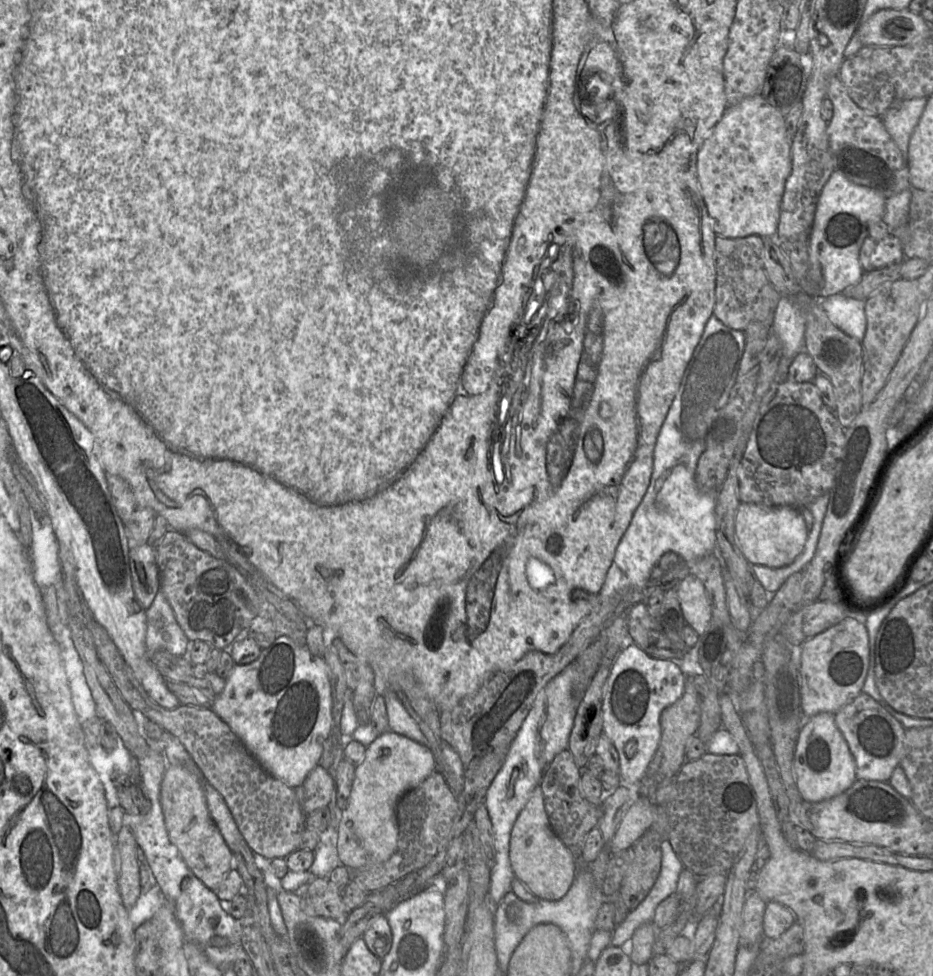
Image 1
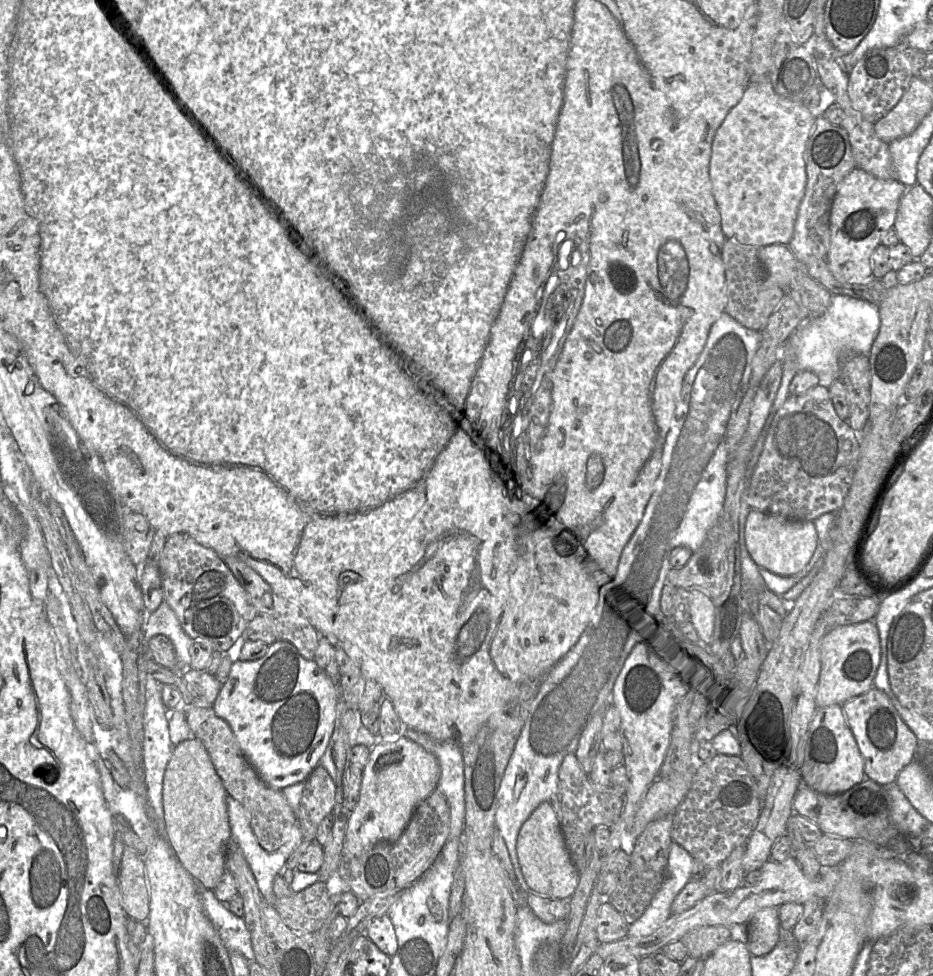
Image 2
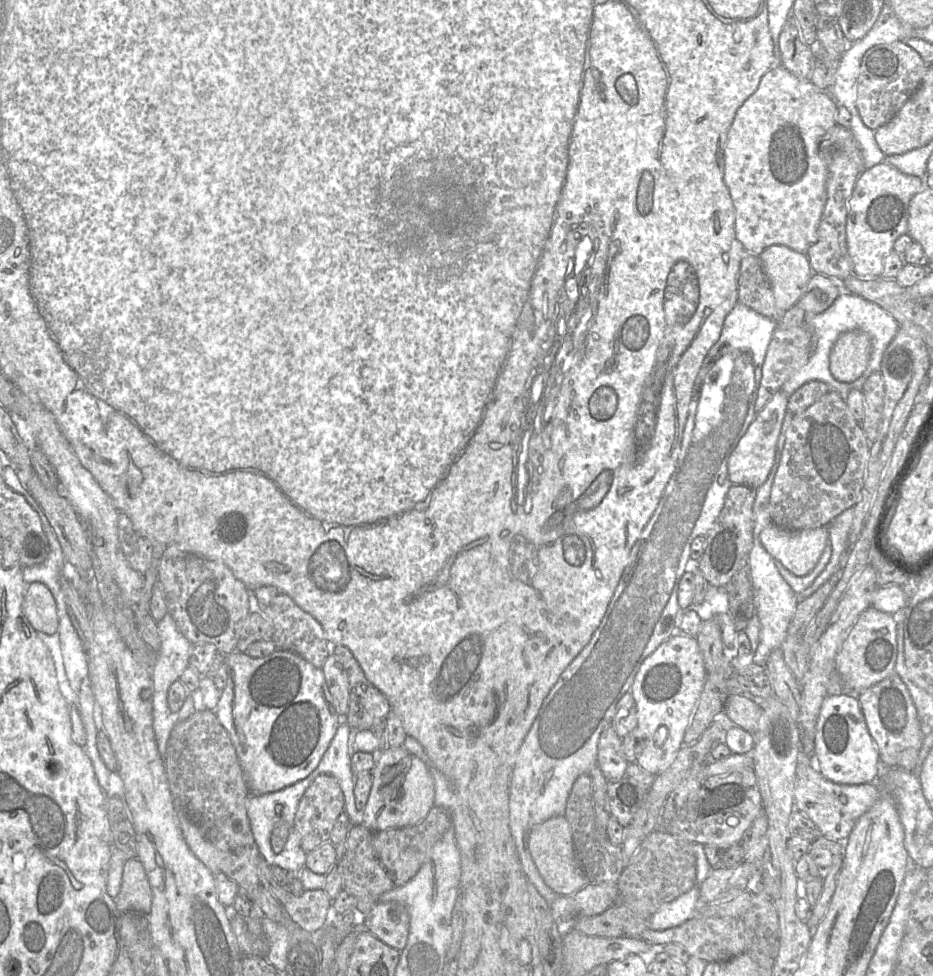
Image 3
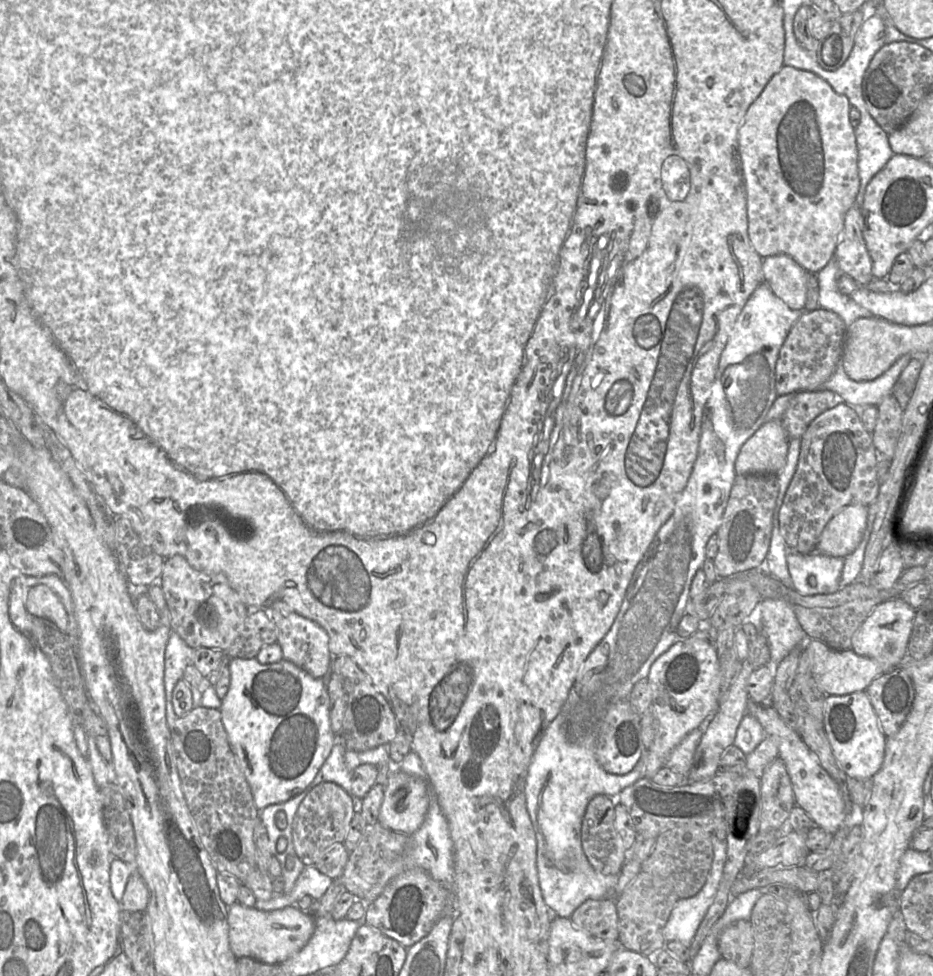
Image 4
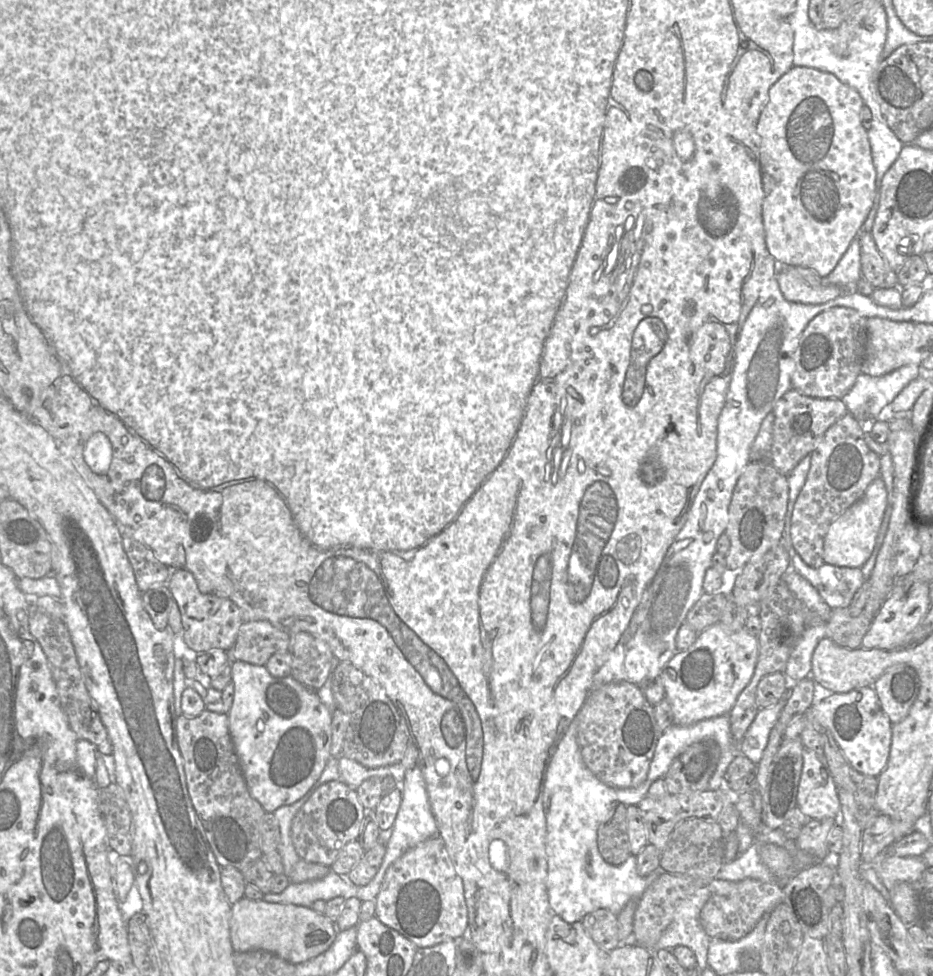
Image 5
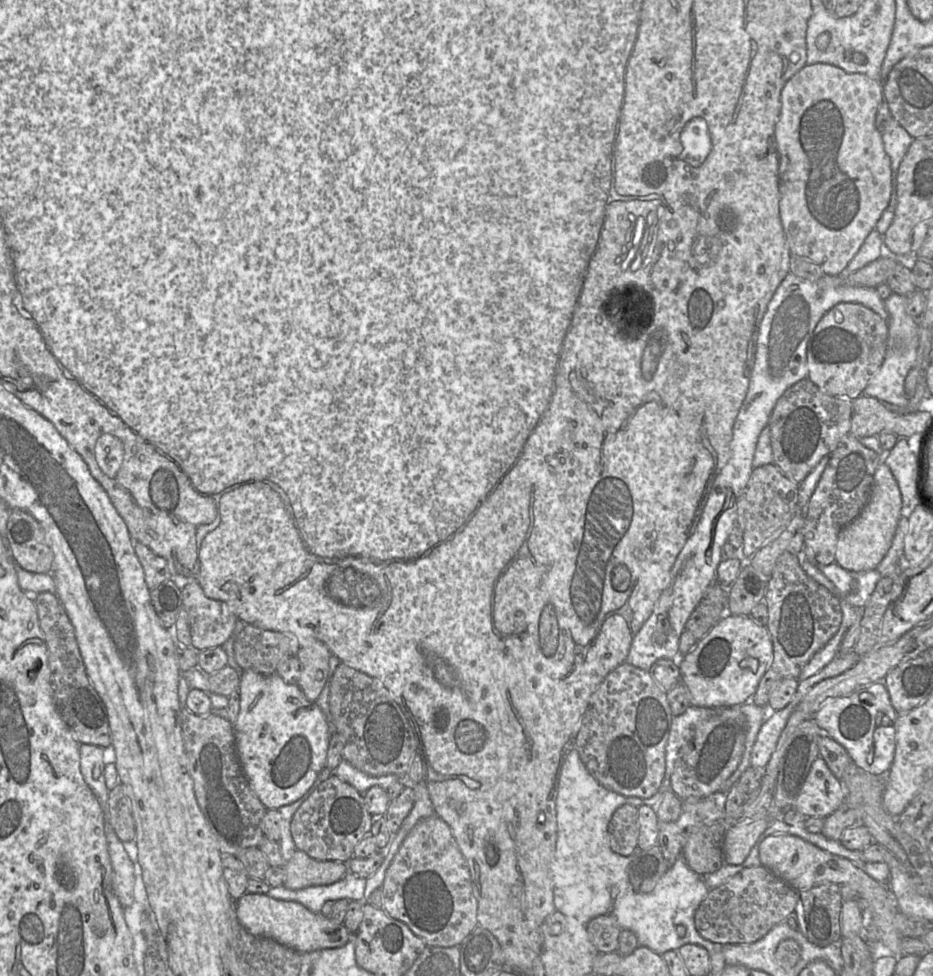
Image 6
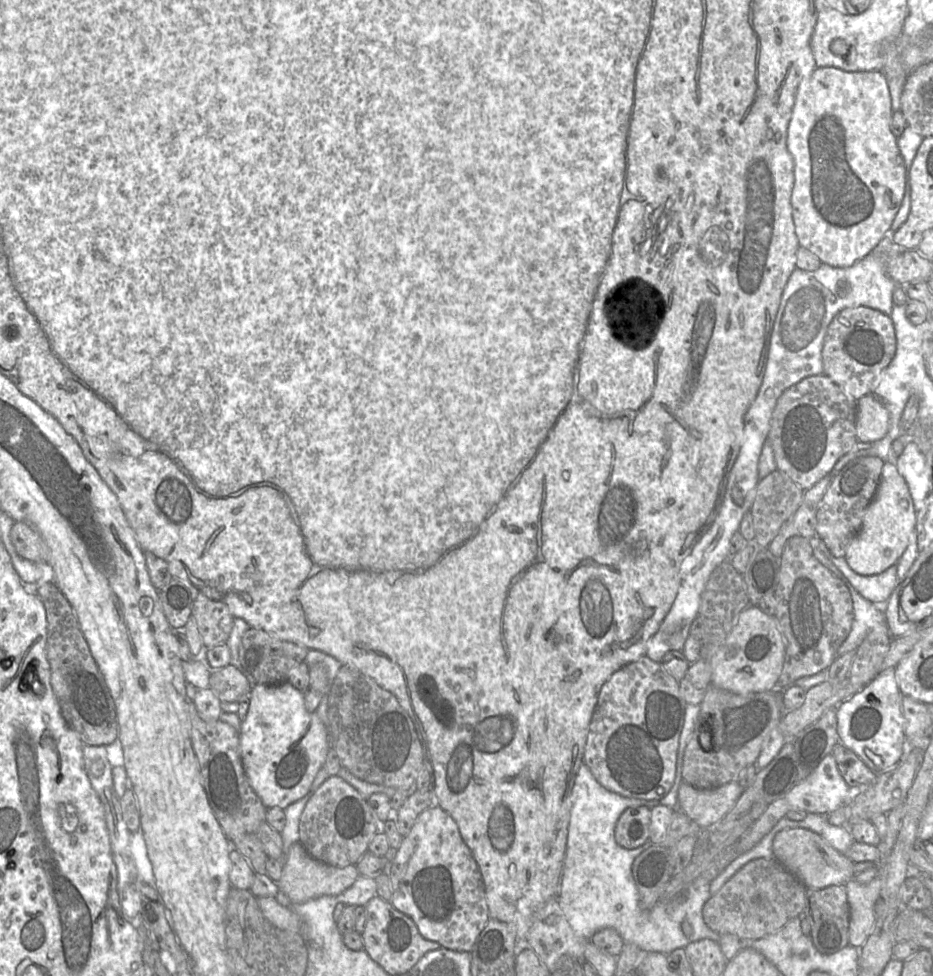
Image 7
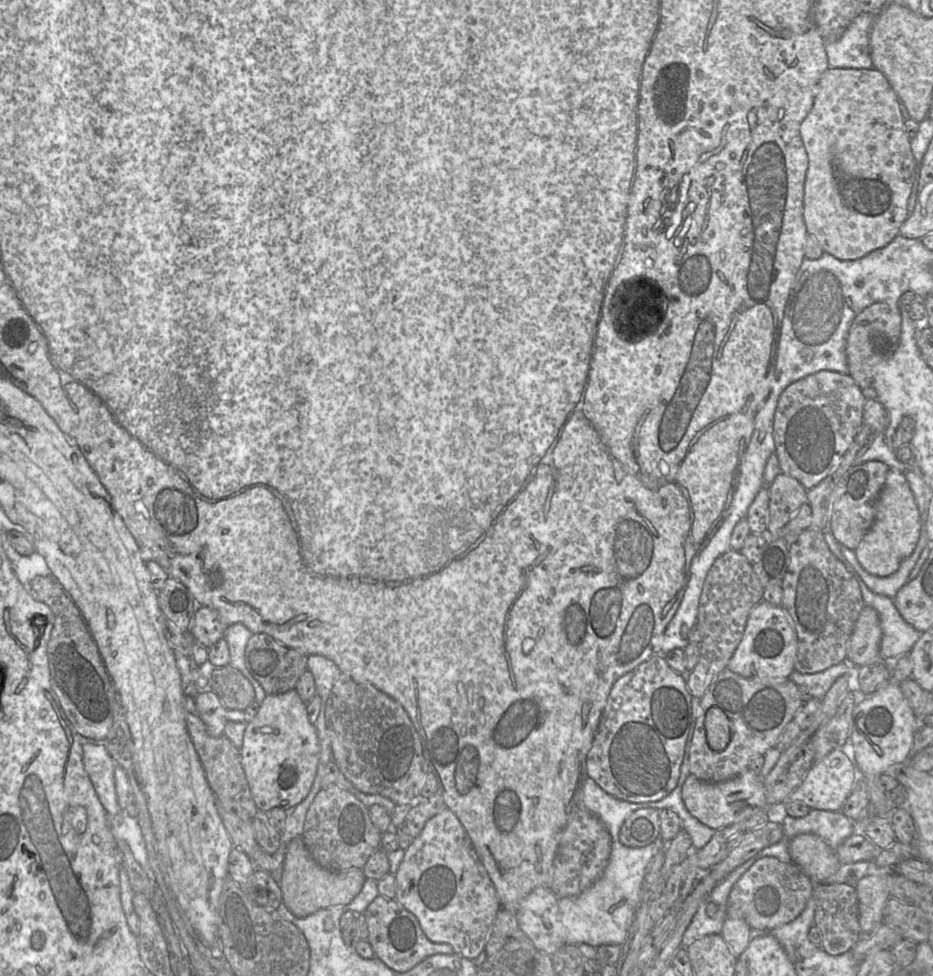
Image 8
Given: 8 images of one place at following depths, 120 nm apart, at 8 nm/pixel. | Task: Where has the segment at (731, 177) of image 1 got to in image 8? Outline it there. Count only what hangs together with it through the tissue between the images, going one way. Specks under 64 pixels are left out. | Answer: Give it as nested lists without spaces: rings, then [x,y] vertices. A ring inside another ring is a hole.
[[[829,67],[819,81],[812,109],[801,123],[800,135],[808,156],[803,197],[803,219],[807,236],[815,238],[824,252],[840,260],[857,260],[887,246],[899,234],[900,226],[908,216],[907,203],[914,179],[915,158],[910,147],[911,139],[905,132],[900,101],[886,77],[874,67],[868,69]]]

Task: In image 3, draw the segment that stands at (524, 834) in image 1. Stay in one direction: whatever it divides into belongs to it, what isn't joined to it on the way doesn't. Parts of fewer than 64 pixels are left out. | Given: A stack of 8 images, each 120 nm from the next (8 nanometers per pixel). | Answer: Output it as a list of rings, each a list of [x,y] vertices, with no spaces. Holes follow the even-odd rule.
[[[554,816],[536,825],[529,833],[527,846],[542,879],[558,896],[572,895],[589,884],[576,855],[571,827],[565,816]]]

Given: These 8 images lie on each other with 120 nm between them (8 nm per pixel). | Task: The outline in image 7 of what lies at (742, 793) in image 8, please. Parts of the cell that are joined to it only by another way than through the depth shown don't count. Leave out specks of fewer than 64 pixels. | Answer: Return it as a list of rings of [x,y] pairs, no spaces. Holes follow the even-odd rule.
[[[682,782],[678,790],[678,805],[691,821],[702,830],[715,827],[734,807],[742,793],[737,782],[702,790]]]

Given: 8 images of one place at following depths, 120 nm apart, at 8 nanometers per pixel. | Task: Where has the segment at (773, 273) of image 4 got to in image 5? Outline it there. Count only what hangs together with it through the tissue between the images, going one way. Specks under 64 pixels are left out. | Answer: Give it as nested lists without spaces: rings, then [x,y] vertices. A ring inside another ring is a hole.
[[[779,266],[776,280],[785,299],[795,303],[820,304],[848,293],[847,289],[823,281],[820,286],[810,286],[798,276],[793,266]]]

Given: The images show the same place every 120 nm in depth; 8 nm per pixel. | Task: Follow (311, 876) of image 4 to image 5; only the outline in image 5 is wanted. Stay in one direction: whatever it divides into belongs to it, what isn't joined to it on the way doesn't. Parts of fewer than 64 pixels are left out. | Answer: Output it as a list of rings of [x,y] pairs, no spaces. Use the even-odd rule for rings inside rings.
[[[330,871],[321,879],[290,883],[281,893],[269,892],[262,899],[268,903],[288,903],[311,908],[316,900],[329,901],[338,896],[347,899],[356,896],[357,891],[358,887],[347,875]]]

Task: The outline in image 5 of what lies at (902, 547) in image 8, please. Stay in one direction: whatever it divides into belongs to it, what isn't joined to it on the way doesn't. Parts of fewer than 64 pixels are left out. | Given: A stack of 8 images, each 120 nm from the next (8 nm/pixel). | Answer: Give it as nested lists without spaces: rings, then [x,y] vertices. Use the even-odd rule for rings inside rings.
[[[879,476],[871,482],[862,497],[830,525],[824,539],[825,563],[862,568],[873,552],[886,508],[887,490]]]

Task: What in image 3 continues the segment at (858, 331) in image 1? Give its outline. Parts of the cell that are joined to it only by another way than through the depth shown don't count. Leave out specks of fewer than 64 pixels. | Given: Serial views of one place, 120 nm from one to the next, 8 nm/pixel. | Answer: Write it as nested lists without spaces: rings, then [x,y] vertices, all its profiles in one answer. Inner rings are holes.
[[[841,292],[825,311],[817,315],[805,315],[803,325],[806,325],[813,333],[815,338],[815,352],[809,362],[782,386],[780,391],[784,392],[788,397],[807,382],[819,378],[822,371],[827,371],[826,364],[830,364],[829,356],[831,349],[842,333],[860,330],[870,336],[872,352],[867,370],[863,375],[869,376],[874,372],[879,372],[883,353],[899,330],[899,325],[895,319],[881,307],[849,292]]]

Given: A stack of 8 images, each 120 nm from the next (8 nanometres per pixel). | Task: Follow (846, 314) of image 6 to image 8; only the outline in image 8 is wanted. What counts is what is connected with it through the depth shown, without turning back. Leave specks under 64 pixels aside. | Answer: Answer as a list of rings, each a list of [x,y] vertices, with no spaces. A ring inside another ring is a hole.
[[[877,302],[866,307],[852,321],[846,338],[848,374],[863,390],[872,386],[873,368],[888,360],[899,344],[901,313],[898,304]]]

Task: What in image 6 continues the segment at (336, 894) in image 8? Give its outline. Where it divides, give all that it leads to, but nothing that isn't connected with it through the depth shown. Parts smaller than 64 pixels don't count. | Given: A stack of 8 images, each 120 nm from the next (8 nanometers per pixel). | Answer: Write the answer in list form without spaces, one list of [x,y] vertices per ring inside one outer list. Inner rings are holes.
[[[297,848],[285,863],[284,869],[283,886],[292,890],[329,885],[337,882],[349,872],[348,864],[345,862],[316,860]]]

